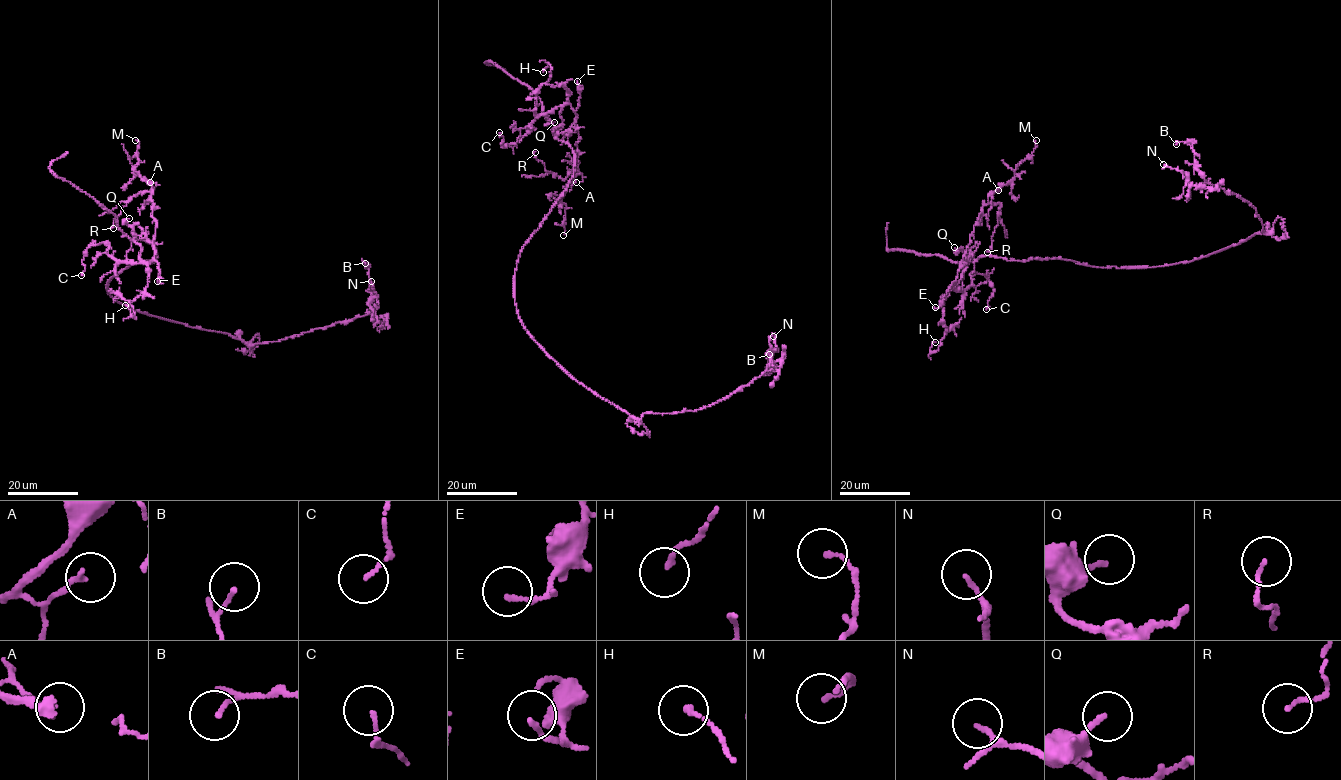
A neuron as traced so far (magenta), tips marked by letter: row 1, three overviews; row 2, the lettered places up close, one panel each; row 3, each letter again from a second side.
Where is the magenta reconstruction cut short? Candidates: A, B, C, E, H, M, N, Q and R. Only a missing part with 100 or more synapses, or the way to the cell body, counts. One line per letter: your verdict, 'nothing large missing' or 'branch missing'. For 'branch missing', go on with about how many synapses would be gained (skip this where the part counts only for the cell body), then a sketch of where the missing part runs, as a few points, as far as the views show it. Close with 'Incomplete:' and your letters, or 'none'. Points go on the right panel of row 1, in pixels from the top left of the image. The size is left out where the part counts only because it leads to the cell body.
A: nothing large missing
B: nothing large missing
C: nothing large missing
E: nothing large missing
H: nothing large missing
M: nothing large missing
N: nothing large missing
Q: nothing large missing
R: nothing large missing
Incomplete: none

